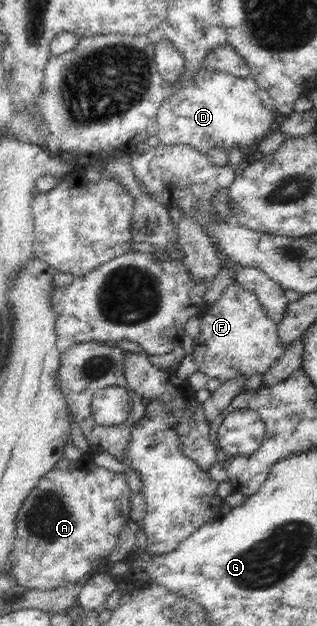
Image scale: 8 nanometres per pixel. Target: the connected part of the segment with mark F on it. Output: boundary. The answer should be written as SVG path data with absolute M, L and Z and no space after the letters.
M237 282L226 287L221 298L199 316L200 329L194 339L193 355L198 374L216 377L221 383L245 376L264 375L284 352L275 323L261 307L258 297Z

